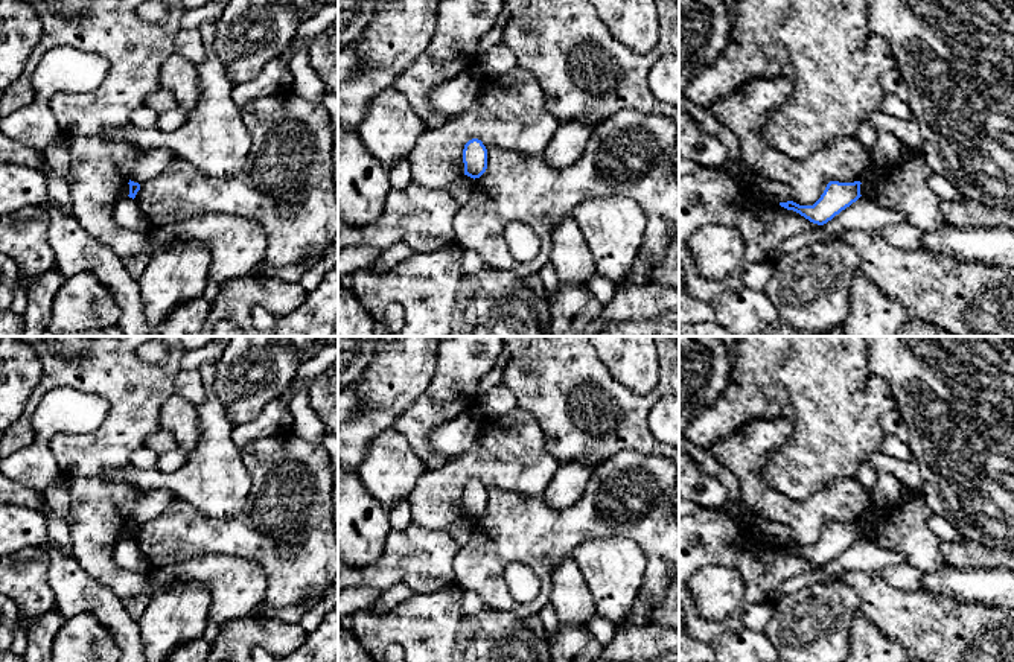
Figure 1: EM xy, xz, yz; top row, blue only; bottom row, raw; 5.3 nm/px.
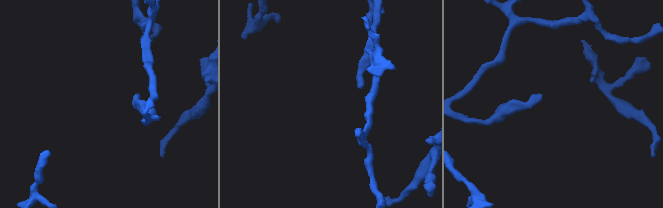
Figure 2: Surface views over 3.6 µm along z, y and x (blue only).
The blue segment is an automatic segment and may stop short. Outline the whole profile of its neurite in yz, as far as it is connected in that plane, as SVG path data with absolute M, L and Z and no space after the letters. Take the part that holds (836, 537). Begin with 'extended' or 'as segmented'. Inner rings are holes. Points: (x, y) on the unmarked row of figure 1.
as segmented; M830 522L813 546L799 546L793 542L780 543L780 546L799 554L813 565L824 566L862 537L860 525L860 522Z

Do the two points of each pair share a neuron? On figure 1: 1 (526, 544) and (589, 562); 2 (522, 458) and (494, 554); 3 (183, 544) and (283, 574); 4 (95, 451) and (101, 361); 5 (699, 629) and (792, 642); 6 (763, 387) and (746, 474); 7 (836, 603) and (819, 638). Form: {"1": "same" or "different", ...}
{"1": "different", "2": "different", "3": "same", "4": "same", "5": "different", "6": "different", "7": "same"}

